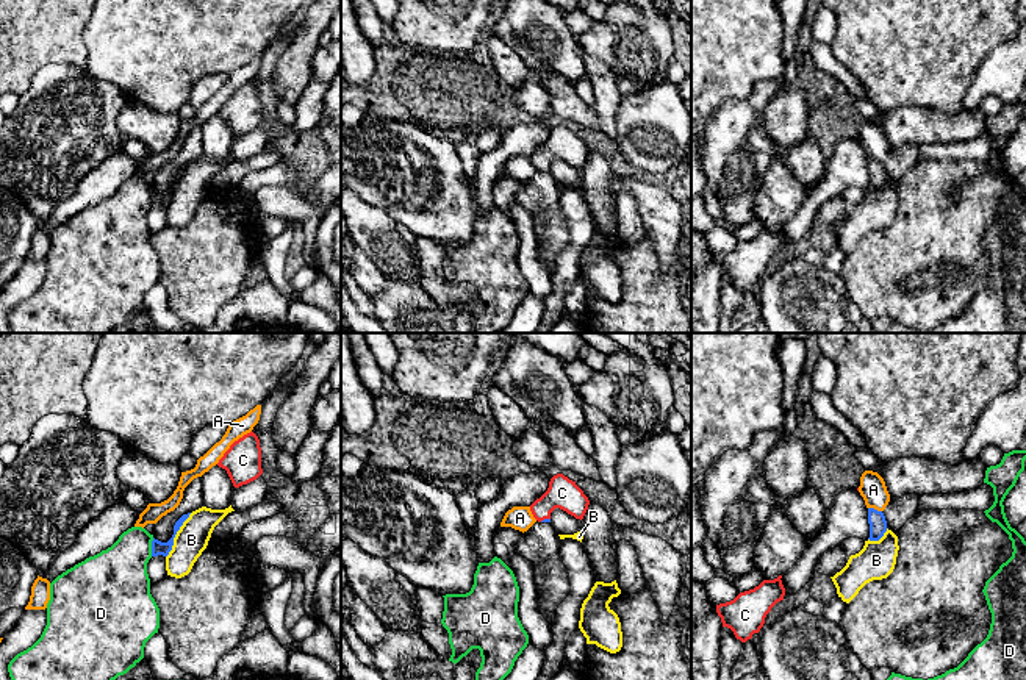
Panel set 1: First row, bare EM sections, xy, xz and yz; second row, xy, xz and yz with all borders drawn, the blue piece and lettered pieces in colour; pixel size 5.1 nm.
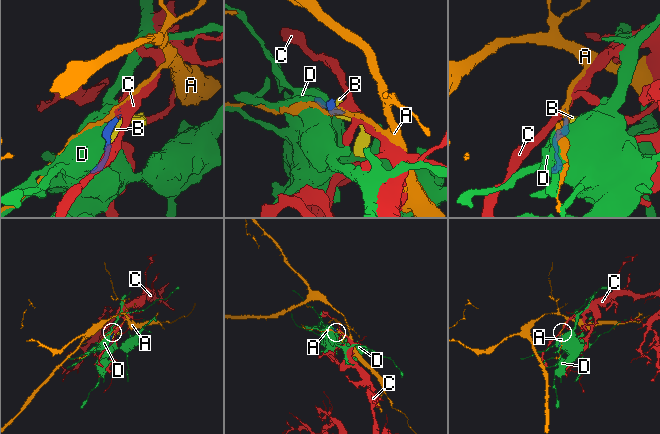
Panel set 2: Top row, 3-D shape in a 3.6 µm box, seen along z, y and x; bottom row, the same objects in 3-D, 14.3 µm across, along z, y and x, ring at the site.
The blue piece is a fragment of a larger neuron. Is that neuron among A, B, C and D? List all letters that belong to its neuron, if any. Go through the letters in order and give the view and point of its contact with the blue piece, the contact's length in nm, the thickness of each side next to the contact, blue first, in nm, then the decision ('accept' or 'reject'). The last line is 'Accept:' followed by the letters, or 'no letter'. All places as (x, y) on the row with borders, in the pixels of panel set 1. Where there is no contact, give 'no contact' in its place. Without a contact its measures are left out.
A: meets blue in yz at (873, 508); contact 80 nm long; 100 nm thick on the blue side, 140 nm on the other; reject
B: meets blue in xy at (175, 533); contact 260 nm long; 70 nm thick on the blue side, 170 nm on the other; reject
C: meets blue in xz at (545, 519); contact 60 nm long; 20 nm thick on the blue side, 160 nm on the other; accept
D: meets blue in xy at (152, 547); contact 100 nm long; 70 nm thick on the blue side, 320 nm on the other; reject
Accept: C

